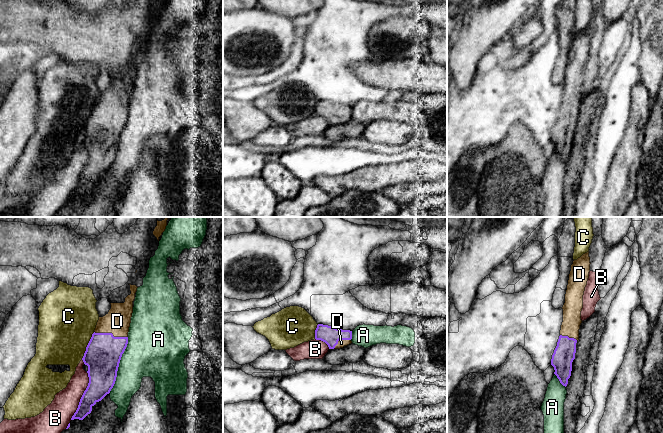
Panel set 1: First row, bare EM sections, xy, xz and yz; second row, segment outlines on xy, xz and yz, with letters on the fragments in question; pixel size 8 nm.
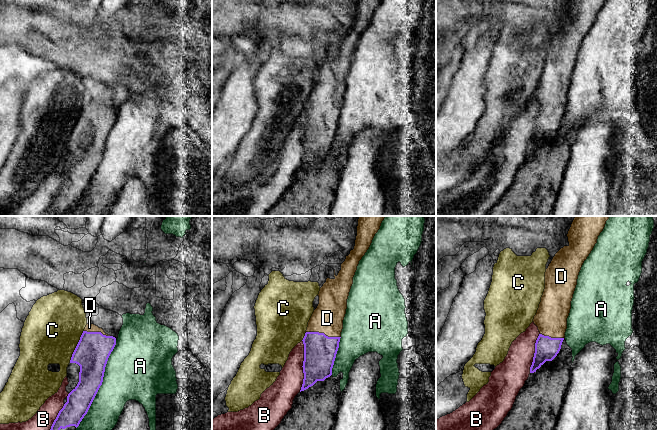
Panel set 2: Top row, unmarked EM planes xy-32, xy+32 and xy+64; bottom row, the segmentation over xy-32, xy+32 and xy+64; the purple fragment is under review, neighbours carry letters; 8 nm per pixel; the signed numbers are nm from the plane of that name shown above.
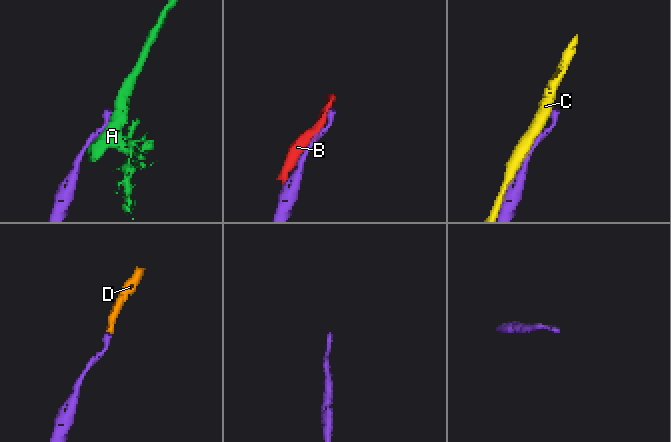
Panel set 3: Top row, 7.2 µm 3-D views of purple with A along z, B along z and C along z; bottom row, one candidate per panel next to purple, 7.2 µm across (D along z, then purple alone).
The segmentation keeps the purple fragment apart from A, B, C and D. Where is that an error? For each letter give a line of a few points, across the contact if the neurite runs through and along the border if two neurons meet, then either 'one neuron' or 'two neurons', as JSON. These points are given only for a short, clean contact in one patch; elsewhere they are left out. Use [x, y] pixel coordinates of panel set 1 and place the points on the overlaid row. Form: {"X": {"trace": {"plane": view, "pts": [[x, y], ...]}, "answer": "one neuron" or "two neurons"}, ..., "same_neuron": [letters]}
{"A": {"answer": "two neurons"}, "B": {"answer": "two neurons"}, "C": {"answer": "two neurons"}, "D": {"trace": {"plane": "xy", "pts": [[103, 353], [111, 333], [117, 321]]}, "answer": "one neuron"}, "same_neuron": ["D"]}

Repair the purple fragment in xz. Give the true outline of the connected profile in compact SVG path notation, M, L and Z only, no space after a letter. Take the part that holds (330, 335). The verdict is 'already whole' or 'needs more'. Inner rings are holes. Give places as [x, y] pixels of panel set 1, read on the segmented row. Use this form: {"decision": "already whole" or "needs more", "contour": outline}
{"decision": "needs more", "contour": "M318 324L315 330L315 339L325 342L329 349L340 349L352 343L352 331Z"}

